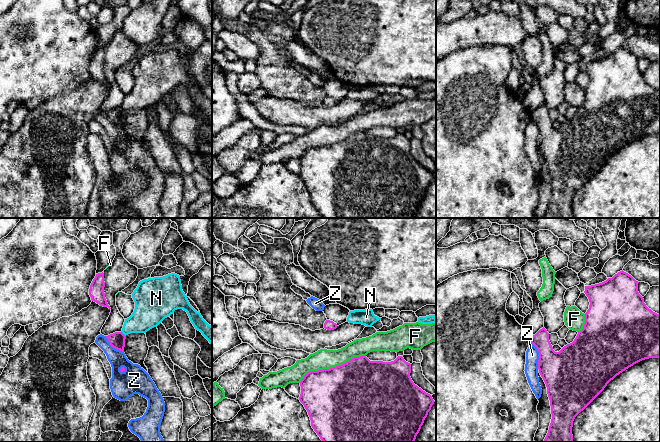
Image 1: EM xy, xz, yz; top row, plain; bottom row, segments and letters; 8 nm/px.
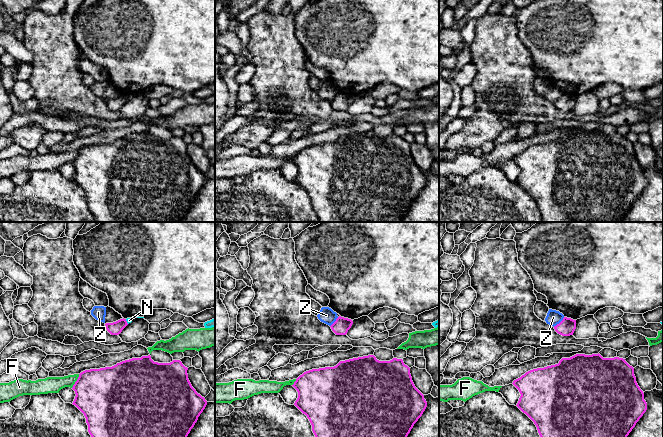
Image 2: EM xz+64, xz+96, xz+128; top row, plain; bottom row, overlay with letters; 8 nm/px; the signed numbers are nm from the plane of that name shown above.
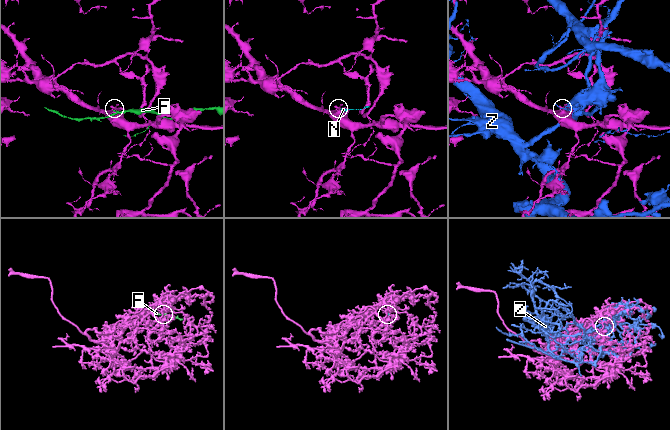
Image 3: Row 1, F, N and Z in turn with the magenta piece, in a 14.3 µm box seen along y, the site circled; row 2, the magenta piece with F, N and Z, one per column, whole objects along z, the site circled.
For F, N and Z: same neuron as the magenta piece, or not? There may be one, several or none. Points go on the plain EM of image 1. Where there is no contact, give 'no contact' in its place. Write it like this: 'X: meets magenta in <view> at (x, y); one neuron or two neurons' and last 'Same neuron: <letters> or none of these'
F: meets magenta in xz at (331, 144); two neurons
N: meets magenta in xy at (123, 110); two neurons
Z: meets magenta in yz at (539, 132); two neurons
Same neuron: none of these

